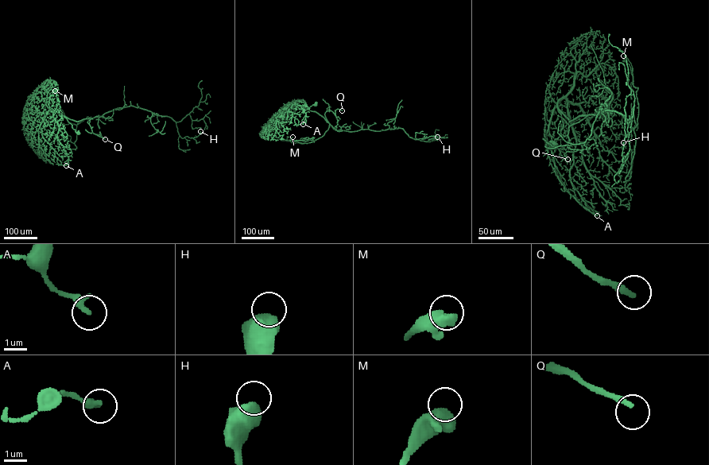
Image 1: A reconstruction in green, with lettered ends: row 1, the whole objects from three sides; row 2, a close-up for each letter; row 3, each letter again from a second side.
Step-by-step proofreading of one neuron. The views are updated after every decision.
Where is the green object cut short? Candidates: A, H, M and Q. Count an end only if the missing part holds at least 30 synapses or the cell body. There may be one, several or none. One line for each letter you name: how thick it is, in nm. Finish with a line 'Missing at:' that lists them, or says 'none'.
Missing at: none

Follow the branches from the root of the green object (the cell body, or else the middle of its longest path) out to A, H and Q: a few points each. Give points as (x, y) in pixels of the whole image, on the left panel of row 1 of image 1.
A: (78, 133), (65, 118), (53, 111), (59, 127), (57, 139), (68, 159), (66, 165)
H: (78, 133), (63, 116), (79, 121), (130, 106), (171, 118), (176, 122), (182, 137), (196, 137), (200, 131)
Q: (78, 133), (63, 116), (77, 121), (91, 118), (87, 122), (92, 132), (105, 139)

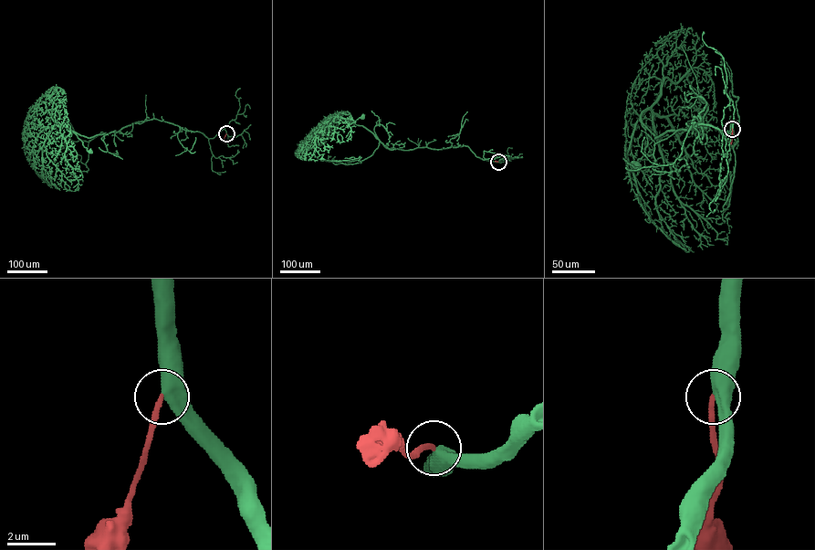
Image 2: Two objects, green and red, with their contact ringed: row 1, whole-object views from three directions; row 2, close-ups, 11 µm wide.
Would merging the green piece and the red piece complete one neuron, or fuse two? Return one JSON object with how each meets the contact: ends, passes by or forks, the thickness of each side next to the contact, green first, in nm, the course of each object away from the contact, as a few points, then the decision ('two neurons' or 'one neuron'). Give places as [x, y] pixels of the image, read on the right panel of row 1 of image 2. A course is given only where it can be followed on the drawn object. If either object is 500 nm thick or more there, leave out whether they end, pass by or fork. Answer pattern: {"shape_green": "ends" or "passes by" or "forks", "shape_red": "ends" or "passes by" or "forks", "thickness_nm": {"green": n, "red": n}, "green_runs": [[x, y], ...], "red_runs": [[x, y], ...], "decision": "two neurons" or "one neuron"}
{"shape_green": "passes by", "shape_red": "ends", "thickness_nm": {"green": 460, "red": 200}, "green_runs": [[732, 128], [733, 120], [726, 140], [698, 123], [701, 98], [704, 125], [655, 137], [642, 123], [637, 168]], "red_runs": [[732, 128], [731, 144]], "decision": "one neuron"}

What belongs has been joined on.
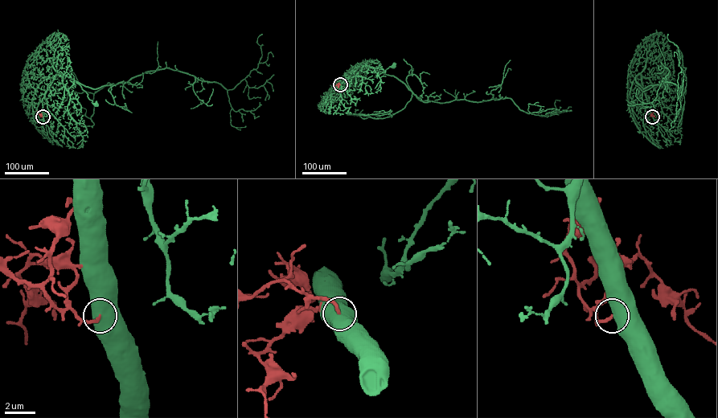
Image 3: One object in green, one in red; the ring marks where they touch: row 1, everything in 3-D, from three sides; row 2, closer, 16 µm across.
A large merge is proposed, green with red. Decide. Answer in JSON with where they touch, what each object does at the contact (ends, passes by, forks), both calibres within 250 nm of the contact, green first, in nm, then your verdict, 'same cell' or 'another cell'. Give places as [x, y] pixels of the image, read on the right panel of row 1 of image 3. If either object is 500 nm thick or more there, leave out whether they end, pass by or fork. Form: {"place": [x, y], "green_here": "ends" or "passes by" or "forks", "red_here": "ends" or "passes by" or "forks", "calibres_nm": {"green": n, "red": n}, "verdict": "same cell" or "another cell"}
{"place": [652, 116], "calibres_nm": {"green": 800, "red": 190}, "verdict": "another cell"}

